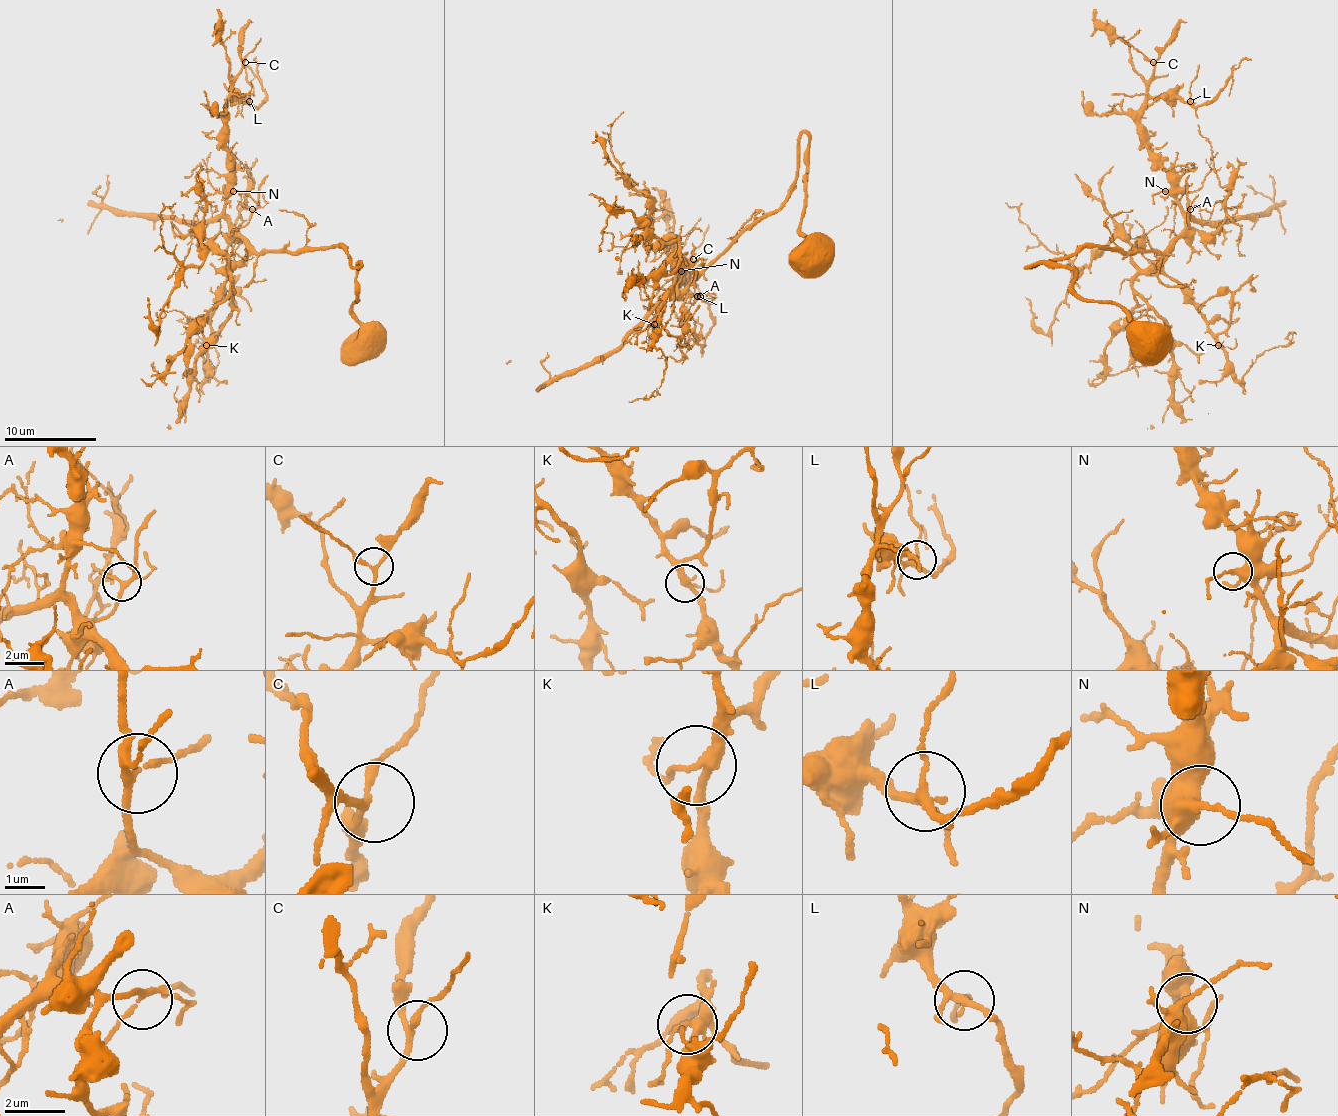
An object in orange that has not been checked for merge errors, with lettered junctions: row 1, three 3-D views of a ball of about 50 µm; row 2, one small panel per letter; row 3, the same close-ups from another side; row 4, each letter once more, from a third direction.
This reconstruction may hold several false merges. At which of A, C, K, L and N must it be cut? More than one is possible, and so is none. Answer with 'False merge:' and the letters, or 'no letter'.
False merge: no letter

